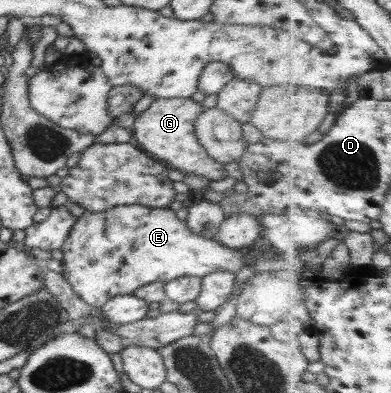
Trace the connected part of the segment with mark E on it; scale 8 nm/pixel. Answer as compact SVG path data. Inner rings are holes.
M142 205L114 206L104 212L84 211L72 226L66 238L63 252L63 276L72 285L74 292L90 306L101 308L112 297L131 295L136 289L154 281L168 282L181 277L205 278L206 274L227 271L232 274L246 266L246 256L239 249L224 246L214 238L194 234L176 213L169 208L150 208Z

